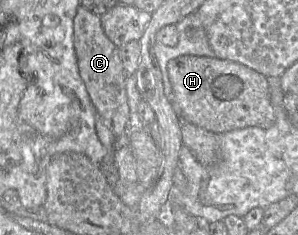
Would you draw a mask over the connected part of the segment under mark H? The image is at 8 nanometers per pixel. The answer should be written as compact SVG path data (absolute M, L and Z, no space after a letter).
M183 55L168 62L171 101L182 122L214 133L246 127L271 128L276 122L268 78L238 62L217 57Z

